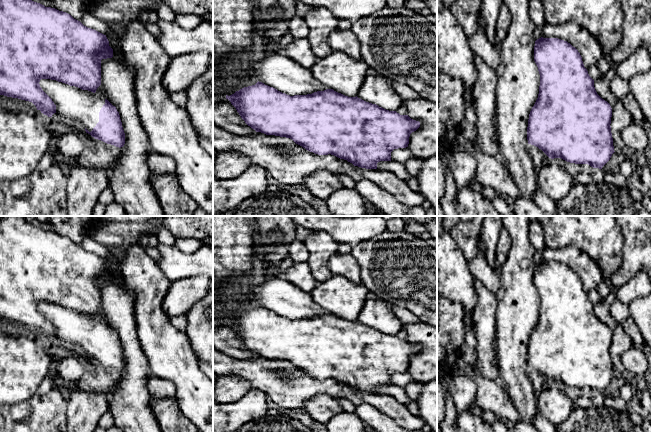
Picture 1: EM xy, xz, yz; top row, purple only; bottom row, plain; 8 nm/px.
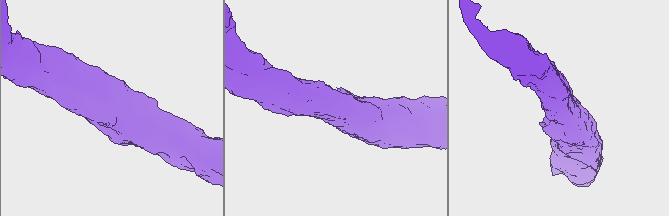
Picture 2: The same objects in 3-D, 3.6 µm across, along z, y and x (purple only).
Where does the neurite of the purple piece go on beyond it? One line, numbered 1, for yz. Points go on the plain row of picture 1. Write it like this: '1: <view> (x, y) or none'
1: none

